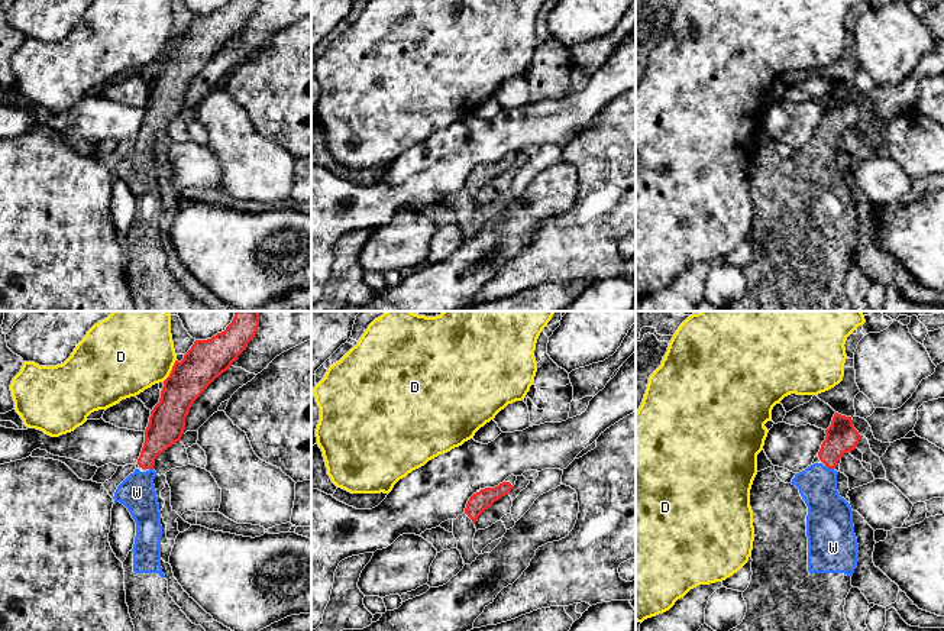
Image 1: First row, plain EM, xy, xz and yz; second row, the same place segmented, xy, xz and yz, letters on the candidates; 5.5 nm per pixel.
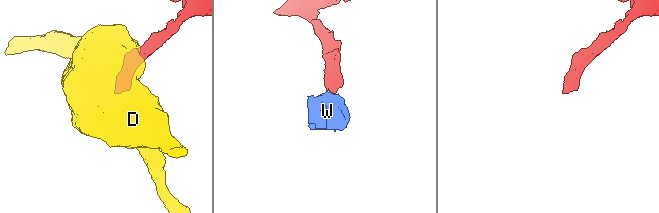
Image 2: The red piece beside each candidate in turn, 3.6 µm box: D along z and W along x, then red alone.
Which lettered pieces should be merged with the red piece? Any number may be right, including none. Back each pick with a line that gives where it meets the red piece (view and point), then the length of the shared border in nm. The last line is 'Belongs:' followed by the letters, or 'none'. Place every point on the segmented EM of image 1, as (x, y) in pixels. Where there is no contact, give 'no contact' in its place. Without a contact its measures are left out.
W: contact yz (830, 468); length 50 nm
Belongs: W

